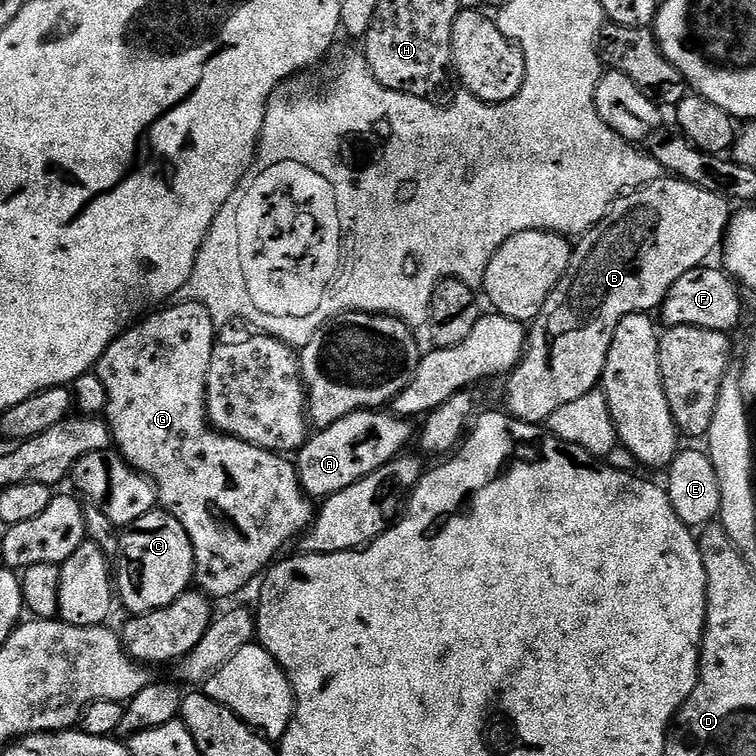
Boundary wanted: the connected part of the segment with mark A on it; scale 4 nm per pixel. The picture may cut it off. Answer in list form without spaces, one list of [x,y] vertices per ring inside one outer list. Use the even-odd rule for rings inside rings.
[[[365,410],[346,414],[346,418],[338,418],[334,426],[326,426],[309,435],[294,460],[304,492],[310,498],[327,498],[374,474],[374,470],[401,455],[411,440],[413,443],[414,428],[412,432],[408,424],[411,423],[405,417],[388,410]]]

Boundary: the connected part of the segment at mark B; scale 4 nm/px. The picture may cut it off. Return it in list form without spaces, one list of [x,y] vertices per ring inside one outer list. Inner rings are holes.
[[[675,178],[655,180],[644,188],[633,191],[631,194],[625,194],[619,200],[615,200],[607,214],[590,231],[584,233],[575,241],[570,266],[566,270],[566,274],[562,274],[562,278],[558,282],[558,286],[554,286],[550,298],[546,298],[546,306],[542,306],[542,310],[537,314],[534,323],[527,329],[524,357],[506,376],[508,385],[504,388],[504,400],[508,403],[506,405],[507,411],[515,416],[517,420],[527,424],[543,425],[554,414],[554,410],[582,398],[582,394],[597,391],[598,385],[604,379],[606,354],[610,350],[610,342],[614,342],[614,330],[618,326],[618,322],[622,322],[622,318],[626,318],[630,314],[638,314],[639,312],[655,313],[660,305],[664,303],[666,294],[670,294],[670,286],[674,286],[674,282],[678,282],[678,278],[682,278],[682,274],[690,274],[690,270],[707,265],[711,261],[708,259],[711,258],[712,251],[715,248],[717,251],[723,245],[724,234],[728,231],[728,221],[730,219],[728,208],[730,208],[729,201],[725,200],[723,196],[710,194],[710,190],[702,190],[702,186],[694,186],[690,182]]]

